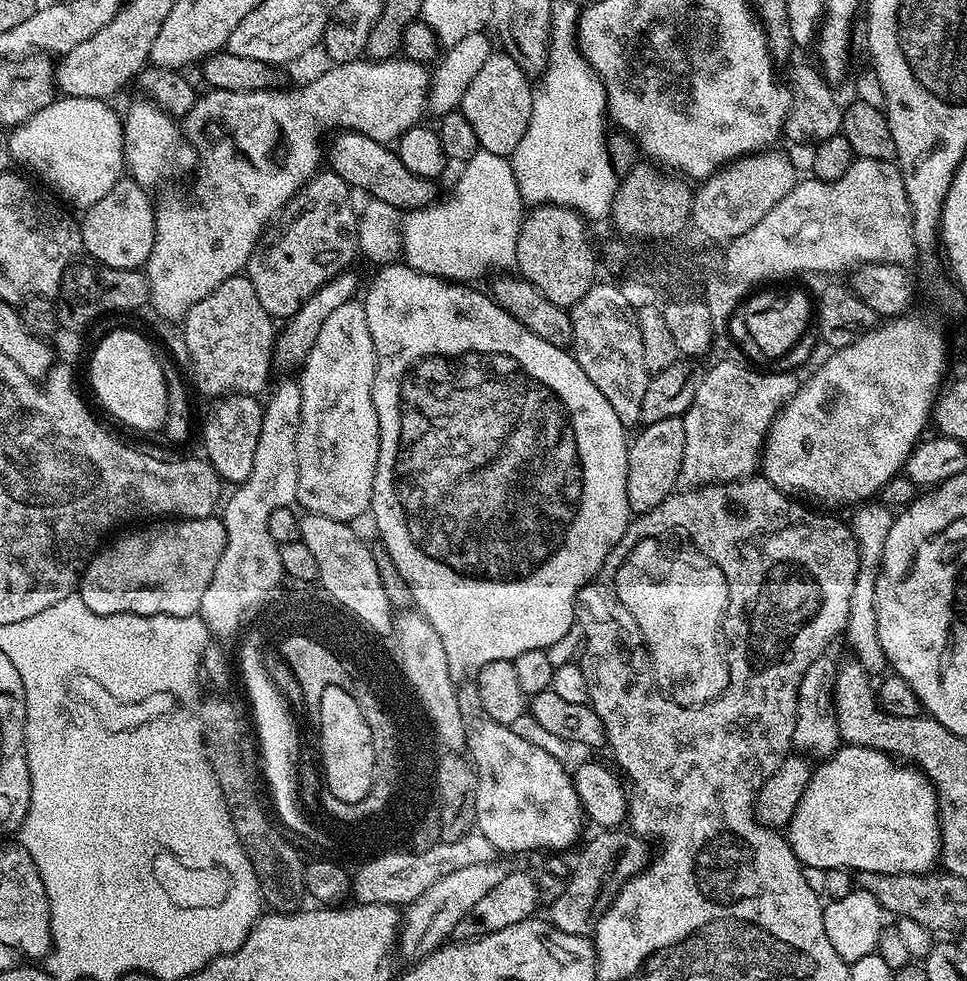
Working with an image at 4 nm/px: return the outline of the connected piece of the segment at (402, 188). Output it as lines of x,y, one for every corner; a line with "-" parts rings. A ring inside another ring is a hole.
340,130
333,136
336,137
332,145
326,148
327,163
329,160
331,171
338,173
353,189
368,192
374,199
381,199
401,210
426,207
437,199
437,185
418,174
410,174
389,145
379,144
374,138
351,130

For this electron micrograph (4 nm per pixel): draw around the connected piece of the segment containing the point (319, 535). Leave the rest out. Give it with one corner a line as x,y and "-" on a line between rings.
304,514
300,516
300,539
310,546
310,554
314,554
314,562
318,562
319,585
334,594
348,615
359,620
369,633
384,638
394,628
394,606
390,598
386,598
386,590
382,590
371,547
360,541
352,527
351,523
342,520

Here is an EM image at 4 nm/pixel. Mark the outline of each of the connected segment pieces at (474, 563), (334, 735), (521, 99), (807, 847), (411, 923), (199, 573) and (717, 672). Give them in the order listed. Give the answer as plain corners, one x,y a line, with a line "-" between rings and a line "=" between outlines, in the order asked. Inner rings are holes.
404,262
385,264
379,269
380,272
368,284
368,293
362,296
362,303
366,310
366,322
370,325
370,338
374,338
374,350
376,351
376,369
374,370
374,386
372,397
374,398
374,410
378,414
378,426
380,427
380,449
378,450
378,466
374,474
374,486
372,487
372,506
370,516
376,519
376,528
380,531
379,543
390,550
390,558
394,558
394,566
398,566
398,574
406,578
406,582
412,591
412,604
425,620
428,620
434,630
438,630
438,638
442,638
442,646
446,650
446,662
450,666
450,676
456,676
456,680
468,680
476,668
484,668
490,662
499,660
516,660
518,654
526,650
538,650
539,648
551,649
551,644
556,644
571,628
574,628
574,613
572,601
576,598
576,592
589,580
596,579
600,574
600,567
604,559
610,554
610,550
621,540
630,528
630,509
626,498
626,470
628,469
628,445
629,437
622,422
618,422
618,414
610,407
610,402
602,395
602,390
586,378
586,370
578,366
571,351
550,346
550,342
542,342
538,334
534,334
522,322
518,322
502,306
498,306
487,291
479,292
476,286
469,286
464,282
453,282
440,279
436,276
428,276
416,269
409,268
=
331,688
324,693
324,750
327,757
330,794
344,803
358,803
370,793
372,777
369,775
371,748
368,732
359,704
350,695
=
496,50
490,58
486,58
482,70
474,74
470,86
466,86
459,111
464,113
474,128
481,149
511,157
518,142
522,142
522,134
526,134
528,129
533,95
533,81
522,70
522,66
518,66
518,62
514,62
514,58
507,52
=
849,744
836,749
833,756
815,765
810,782
798,802
798,810
794,810
794,818
787,826
786,839
792,847
792,852
800,859
804,868
846,868
853,873
881,872
882,874
918,874
931,872
940,860
940,813
936,811
936,791
932,789
932,781
925,778
924,773
905,766
901,761
891,757
886,752
879,752
876,748
863,748
=
497,858
479,864
479,866
466,866
466,870
454,870
454,874
446,874
446,878
438,878
434,886
429,886
423,894
418,894
411,904
403,909
400,922
400,931
398,933
398,952
408,959
408,962
415,962
424,959
430,955
435,948
441,947
451,937
454,926
474,910
474,906
506,874
510,871
510,864
507,859
=
164,518
159,522
148,522
143,526
136,526
133,532
128,532
125,536
120,536
112,545
101,547
99,551
89,560
84,575
81,576
78,585
78,595
82,602
86,602
86,606
90,610
94,610
94,614
102,614
103,616
113,616
119,612
129,612
135,616
191,616
194,612
194,606
199,605
202,594
206,590
206,586
210,586
210,578
214,578
214,570
218,566
218,562
222,558
222,550
226,542
226,534
224,533
224,522
220,518
209,518
207,520
194,520
191,518
=
637,539
622,566
618,566
614,581
622,606
626,606
626,610
634,614
634,622
638,622
656,684
669,700
684,708
708,704
728,687
728,661
725,653
720,653
720,632
724,628
724,617
728,611
728,583
719,563
703,563
691,564
667,552
656,540

